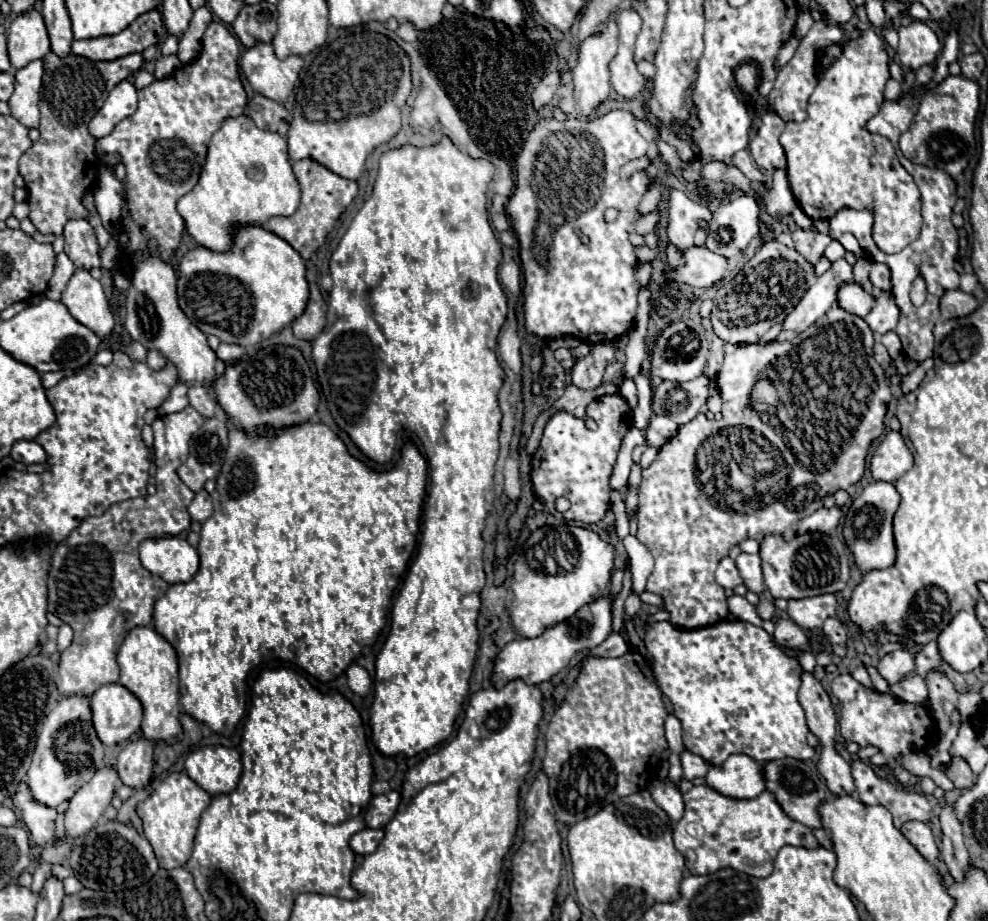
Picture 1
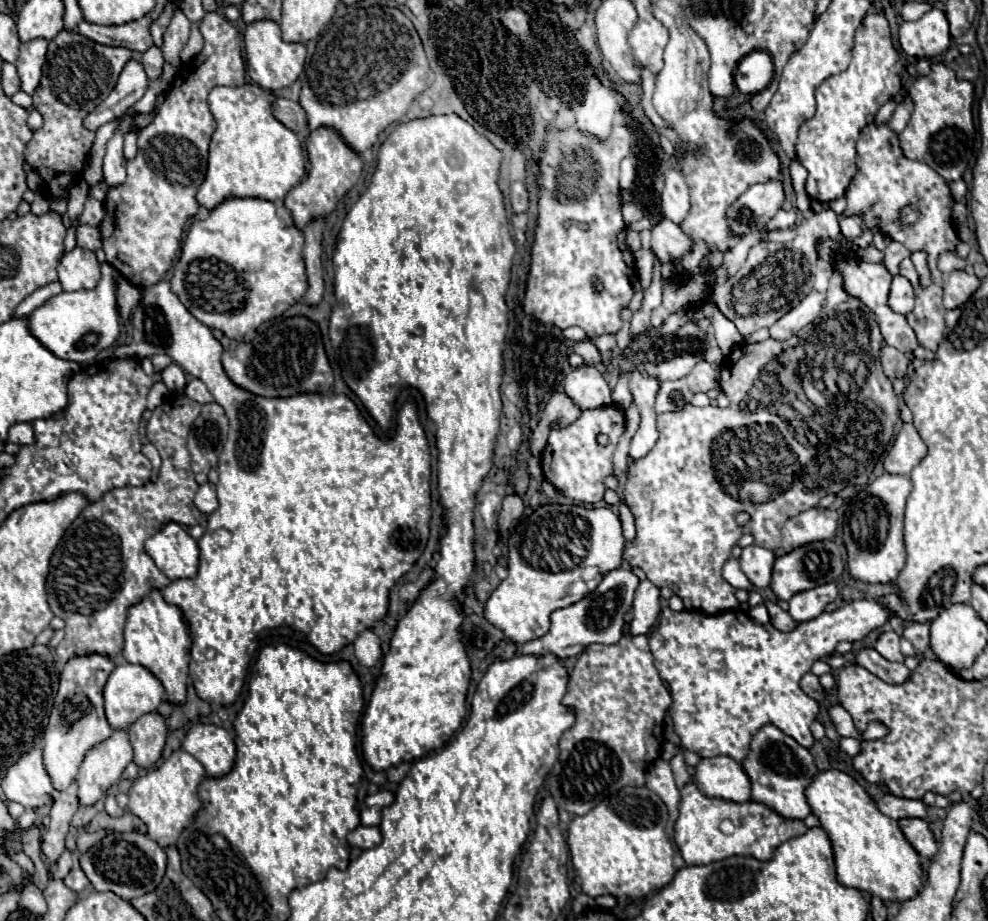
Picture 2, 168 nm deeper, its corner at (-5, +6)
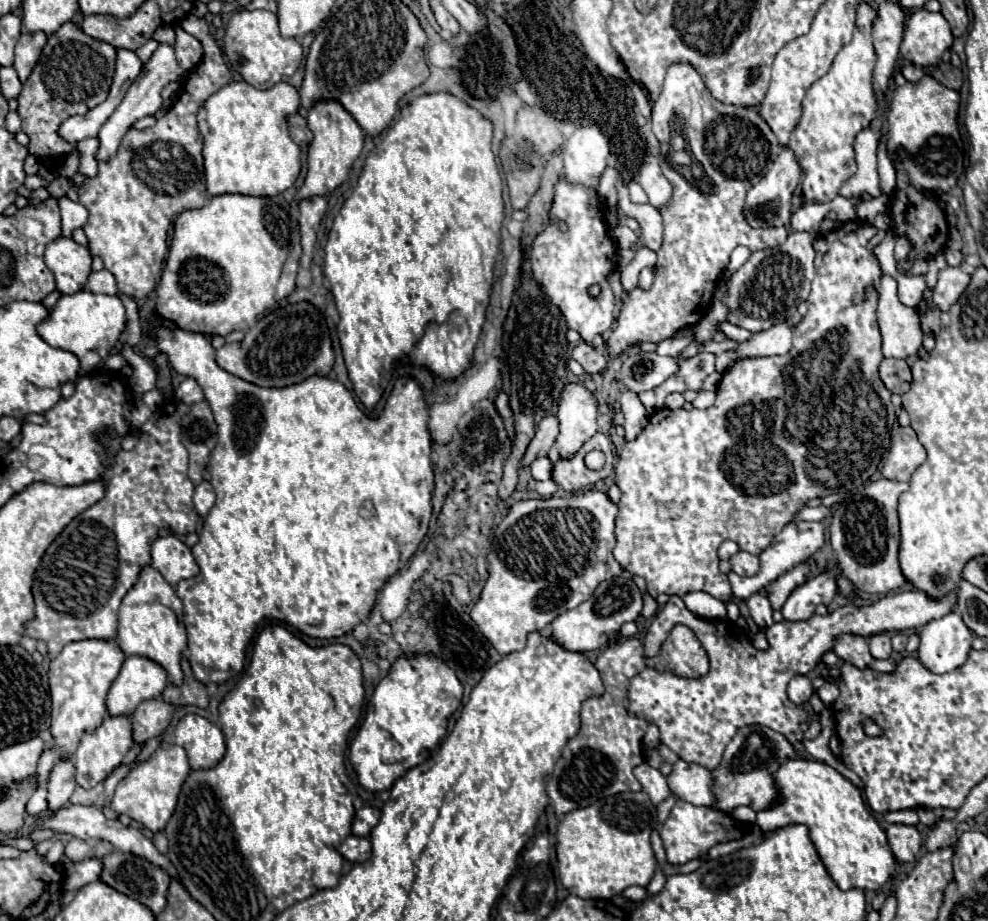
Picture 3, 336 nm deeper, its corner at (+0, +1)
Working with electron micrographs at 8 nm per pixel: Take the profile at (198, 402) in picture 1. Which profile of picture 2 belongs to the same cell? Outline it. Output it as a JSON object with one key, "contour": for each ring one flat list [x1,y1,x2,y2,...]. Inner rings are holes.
{"contour":[[194,378,194,380,190,380,190,382,186,384,184,394,186,394,188,398,200,402,200,404,210,404,210,402,214,402,214,398,212,398,212,394,208,392,206,384,204,384,202,380,198,380,198,378]]}

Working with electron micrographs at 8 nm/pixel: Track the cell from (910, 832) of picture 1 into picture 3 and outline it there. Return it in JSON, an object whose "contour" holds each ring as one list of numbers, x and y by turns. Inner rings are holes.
{"contour":[[889,825,887,839,897,861,915,861,921,851,921,835,909,825]]}

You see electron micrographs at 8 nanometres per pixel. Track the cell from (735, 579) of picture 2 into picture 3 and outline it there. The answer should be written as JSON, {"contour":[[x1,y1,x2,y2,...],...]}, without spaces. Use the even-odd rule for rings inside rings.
{"contour":[[803,521,803,523,787,523,783,527,783,531,779,535,775,535,775,539,771,541,771,545,767,547,767,561,761,561,761,569,757,575,753,577,741,577,737,573,729,573,729,583,733,589,733,595,737,599,749,599,753,593,761,591,763,587,767,587,771,581,775,581,779,575,791,571,795,565,799,565,801,561,807,561,813,557,813,553,817,549,821,549,825,543,825,527,823,523,815,523,815,521]]}

